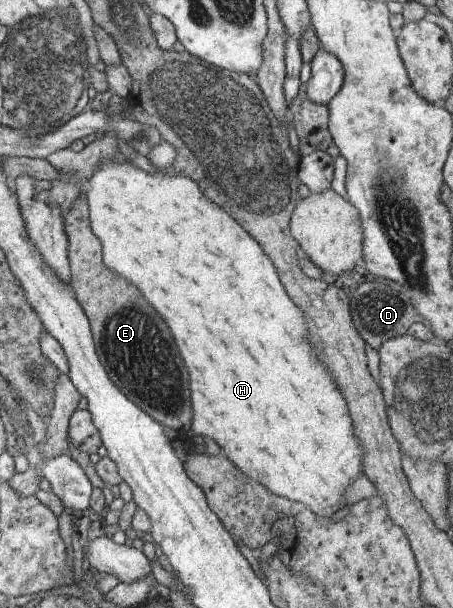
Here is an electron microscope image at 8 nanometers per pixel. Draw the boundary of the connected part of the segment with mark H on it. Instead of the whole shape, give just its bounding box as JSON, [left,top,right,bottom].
[85,159,364,517]

